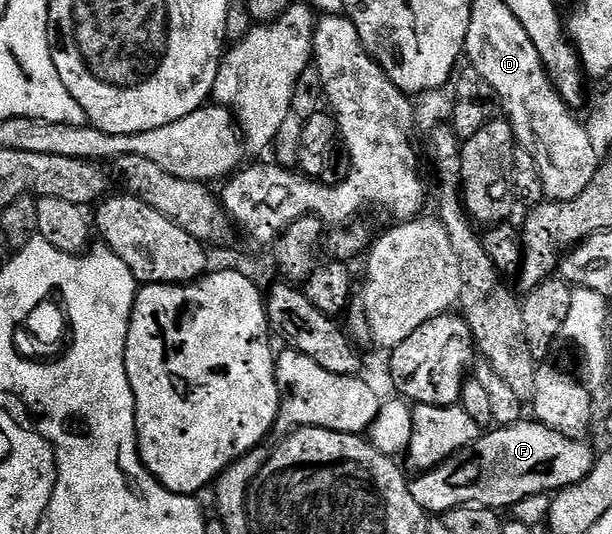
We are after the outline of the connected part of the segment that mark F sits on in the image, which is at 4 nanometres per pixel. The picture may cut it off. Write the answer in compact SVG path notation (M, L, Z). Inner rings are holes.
M522 419L516 425L493 427L482 432L472 445L460 449L442 465L434 465L428 471L422 472L425 473L422 477L412 478L409 481L409 490L411 495L415 495L415 503L419 503L419 507L423 507L430 515L444 515L447 511L459 508L460 505L472 504L505 511L508 505L517 505L528 497L537 497L540 493L552 495L558 489L579 484L593 470L595 460L592 447L581 440L585 439L569 437L566 433L542 425L536 419Z

